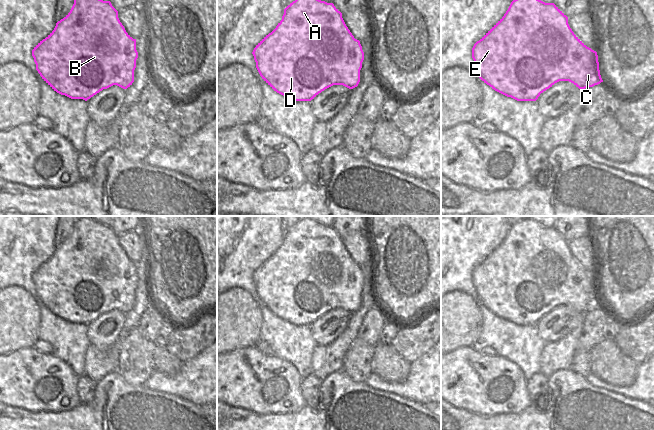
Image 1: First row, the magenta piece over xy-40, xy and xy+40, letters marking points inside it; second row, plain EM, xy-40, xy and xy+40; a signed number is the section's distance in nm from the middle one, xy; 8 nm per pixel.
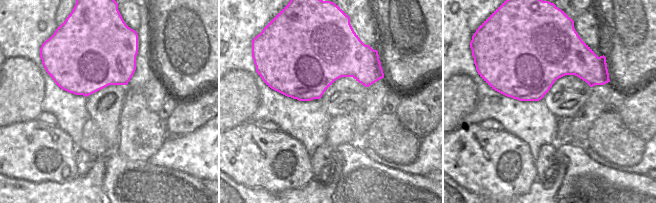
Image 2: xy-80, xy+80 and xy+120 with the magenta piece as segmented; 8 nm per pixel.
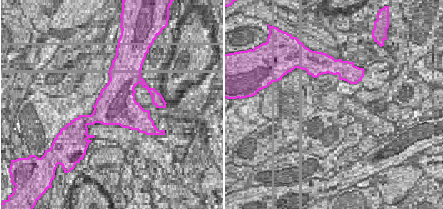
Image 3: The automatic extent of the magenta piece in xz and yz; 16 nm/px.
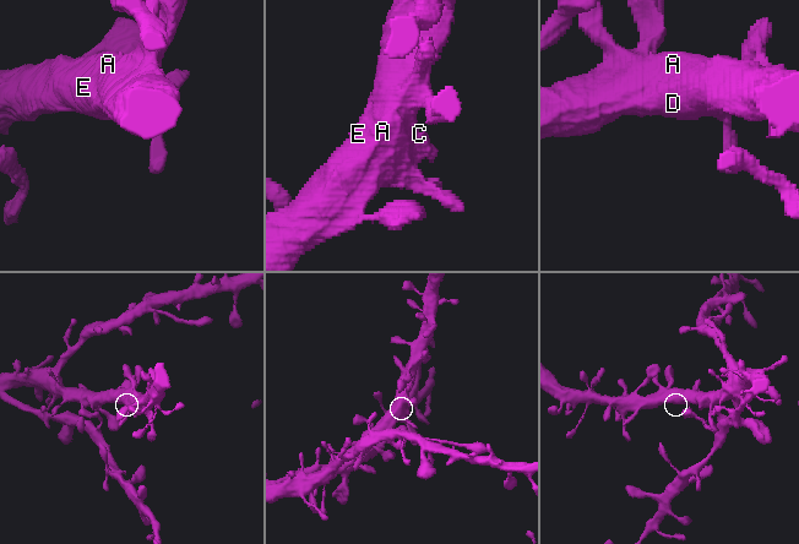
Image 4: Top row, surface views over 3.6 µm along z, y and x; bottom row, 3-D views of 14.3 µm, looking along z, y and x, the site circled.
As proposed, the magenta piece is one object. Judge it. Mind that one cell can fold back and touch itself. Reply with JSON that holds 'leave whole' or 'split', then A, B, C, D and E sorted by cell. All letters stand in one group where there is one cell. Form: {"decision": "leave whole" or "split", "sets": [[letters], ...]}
{"decision": "leave whole", "sets": [["A", "B", "C", "D", "E"]]}

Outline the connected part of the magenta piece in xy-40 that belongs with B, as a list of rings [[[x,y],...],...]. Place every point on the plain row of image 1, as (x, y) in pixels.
[[[80,216],[70,236],[32,274],[36,294],[57,317],[87,325],[103,313],[117,309],[127,313],[134,306],[138,276],[136,263],[125,254],[110,225]]]

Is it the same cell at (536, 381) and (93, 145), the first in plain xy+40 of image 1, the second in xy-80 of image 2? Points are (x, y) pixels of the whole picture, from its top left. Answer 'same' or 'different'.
different

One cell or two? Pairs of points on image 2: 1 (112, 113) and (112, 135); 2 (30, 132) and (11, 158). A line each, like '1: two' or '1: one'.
1: one
2: one

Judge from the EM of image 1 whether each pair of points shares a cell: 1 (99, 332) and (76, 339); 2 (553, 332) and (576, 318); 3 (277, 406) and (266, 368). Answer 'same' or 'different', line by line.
1: different
2: same
3: same

